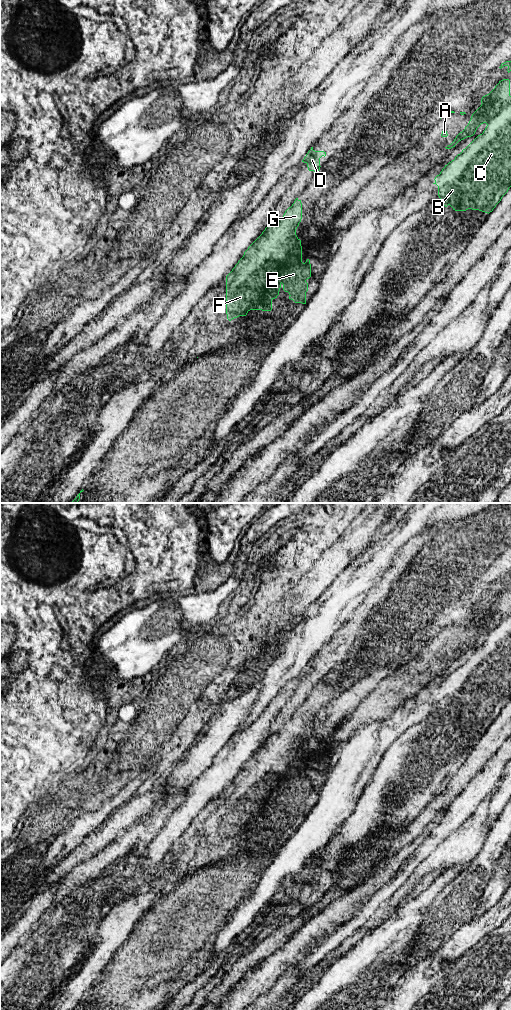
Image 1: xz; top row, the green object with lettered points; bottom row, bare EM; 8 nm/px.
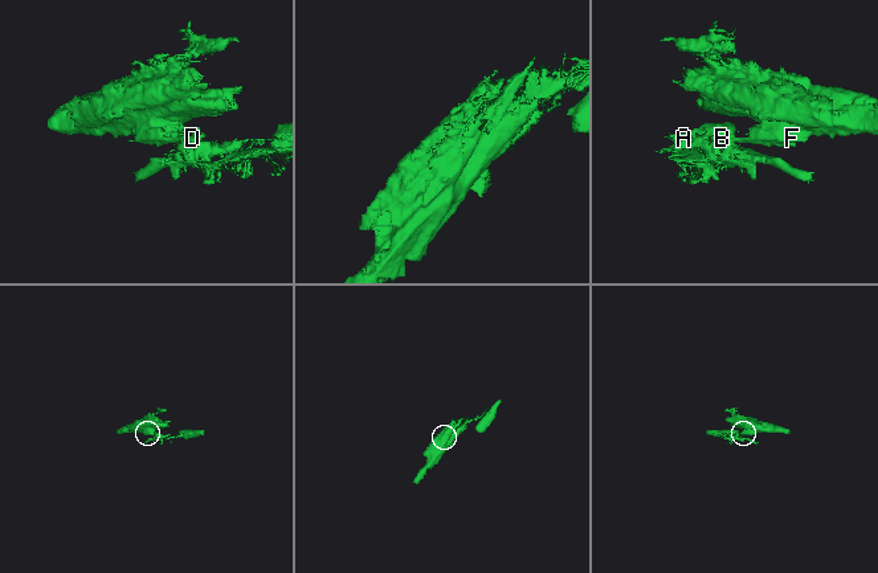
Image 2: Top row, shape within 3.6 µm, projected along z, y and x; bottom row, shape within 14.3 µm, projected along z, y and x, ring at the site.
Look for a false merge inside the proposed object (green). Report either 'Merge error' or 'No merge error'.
Merge error

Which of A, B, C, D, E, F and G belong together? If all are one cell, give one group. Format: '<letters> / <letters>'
A B C D / E F G

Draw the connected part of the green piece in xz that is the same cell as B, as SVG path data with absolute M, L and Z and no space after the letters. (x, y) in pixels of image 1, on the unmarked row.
M503 591L481 611L481 618L472 626L465 641L454 653L445 659L455 657L475 646L477 640L486 635L482 646L478 647L454 672L449 674L435 689L440 715L450 717L455 723L468 721L490 725L511 699L511 608L510 592Z

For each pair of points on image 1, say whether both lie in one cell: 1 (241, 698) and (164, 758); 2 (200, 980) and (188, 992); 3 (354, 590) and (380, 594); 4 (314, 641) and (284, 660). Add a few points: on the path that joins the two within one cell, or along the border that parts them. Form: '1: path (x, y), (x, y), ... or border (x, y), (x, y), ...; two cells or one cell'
1: border (216, 711), (187, 748); two cells
2: path (197, 983), (191, 989); one cell
3: border (380, 580), (358, 605); two cells
4: path (307, 642), (291, 658); one cell

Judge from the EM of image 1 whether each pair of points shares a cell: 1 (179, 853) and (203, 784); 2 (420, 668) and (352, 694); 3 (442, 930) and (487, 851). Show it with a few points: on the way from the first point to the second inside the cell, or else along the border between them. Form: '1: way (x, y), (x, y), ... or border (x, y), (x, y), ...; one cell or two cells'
1: border (181, 834), (173, 842), (167, 853); two cells
2: border (405, 666), (396, 671); two cells
3: way (450, 910), (457, 903), (477, 871); one cell

